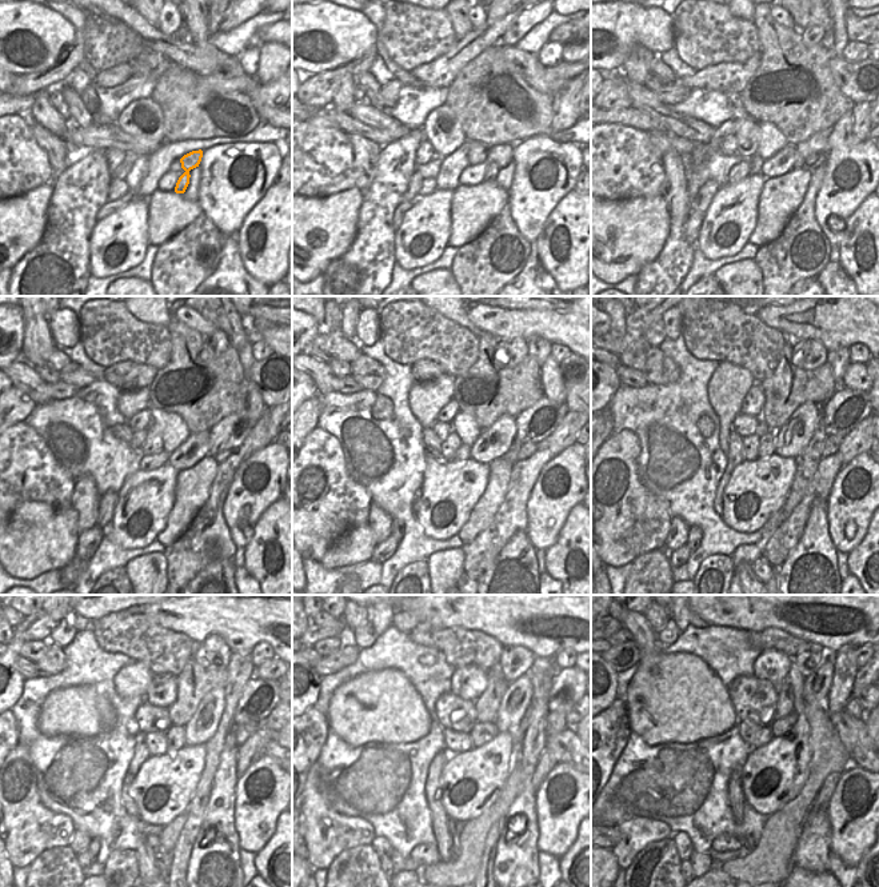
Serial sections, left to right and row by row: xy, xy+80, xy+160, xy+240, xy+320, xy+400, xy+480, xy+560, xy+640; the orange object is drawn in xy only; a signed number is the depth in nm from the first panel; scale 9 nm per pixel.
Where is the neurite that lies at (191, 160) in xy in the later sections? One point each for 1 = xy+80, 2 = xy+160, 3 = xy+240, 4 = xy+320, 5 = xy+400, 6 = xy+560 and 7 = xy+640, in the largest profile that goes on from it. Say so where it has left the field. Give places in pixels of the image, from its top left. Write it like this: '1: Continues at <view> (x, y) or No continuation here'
1: Continues at xy+80 (499, 156)
2: Continues at xy+160 (816, 143)
3: Continues at xy+240 (230, 432)
4: Continues at xy+320 (538, 422)
5: Continues at xy+400 (847, 408)
6: Continues at xy+560 (563, 694)
7: Continues at xy+640 (862, 679)

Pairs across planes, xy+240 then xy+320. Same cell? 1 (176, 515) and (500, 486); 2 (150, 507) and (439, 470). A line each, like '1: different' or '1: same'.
1: same
2: same

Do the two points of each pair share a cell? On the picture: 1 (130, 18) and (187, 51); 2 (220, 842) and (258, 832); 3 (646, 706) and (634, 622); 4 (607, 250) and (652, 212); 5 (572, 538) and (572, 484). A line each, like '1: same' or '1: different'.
1: same
2: different
3: same
4: same
5: different

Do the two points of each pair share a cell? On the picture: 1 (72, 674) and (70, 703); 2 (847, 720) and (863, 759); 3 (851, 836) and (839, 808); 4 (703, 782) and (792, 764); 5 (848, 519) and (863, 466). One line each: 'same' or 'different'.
1: different
2: same
3: same
4: different
5: same

